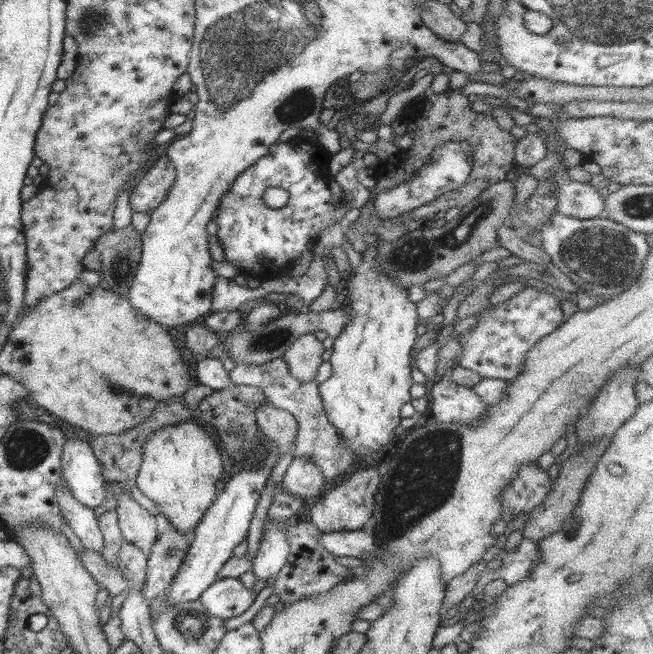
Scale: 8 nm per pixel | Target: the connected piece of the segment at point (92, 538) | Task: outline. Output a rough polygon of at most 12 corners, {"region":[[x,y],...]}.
{"region":[[57,486],[63,522],[88,551],[101,555],[104,538],[95,512]]}

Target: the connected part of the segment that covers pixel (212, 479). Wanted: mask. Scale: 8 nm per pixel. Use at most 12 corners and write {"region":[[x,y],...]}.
{"region":[[193,420],[154,432],[136,486],[188,535],[222,458]]}

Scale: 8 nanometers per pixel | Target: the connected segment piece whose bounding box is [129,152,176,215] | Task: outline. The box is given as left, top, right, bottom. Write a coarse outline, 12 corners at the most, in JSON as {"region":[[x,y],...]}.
{"region":[[162,152],[130,190],[131,212],[151,215],[176,181]]}

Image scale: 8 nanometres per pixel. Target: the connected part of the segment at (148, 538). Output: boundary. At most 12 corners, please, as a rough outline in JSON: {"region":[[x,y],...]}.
{"region":[[110,486],[122,537],[146,556],[158,523],[128,493]]}

